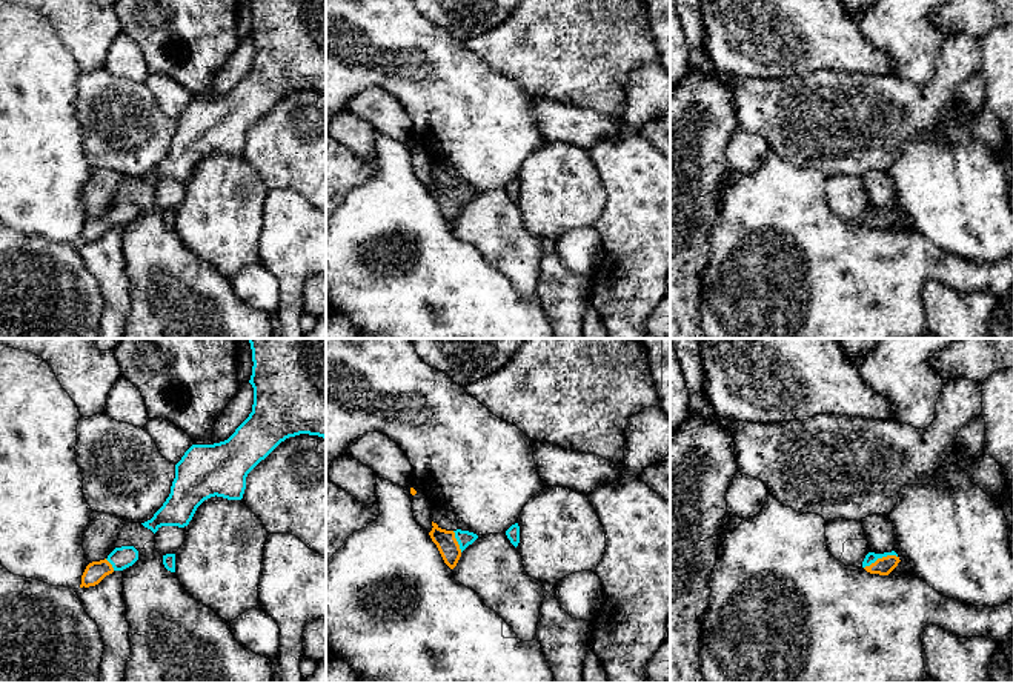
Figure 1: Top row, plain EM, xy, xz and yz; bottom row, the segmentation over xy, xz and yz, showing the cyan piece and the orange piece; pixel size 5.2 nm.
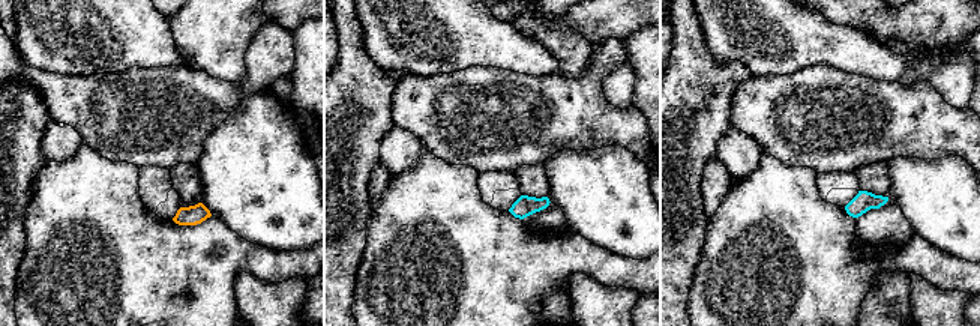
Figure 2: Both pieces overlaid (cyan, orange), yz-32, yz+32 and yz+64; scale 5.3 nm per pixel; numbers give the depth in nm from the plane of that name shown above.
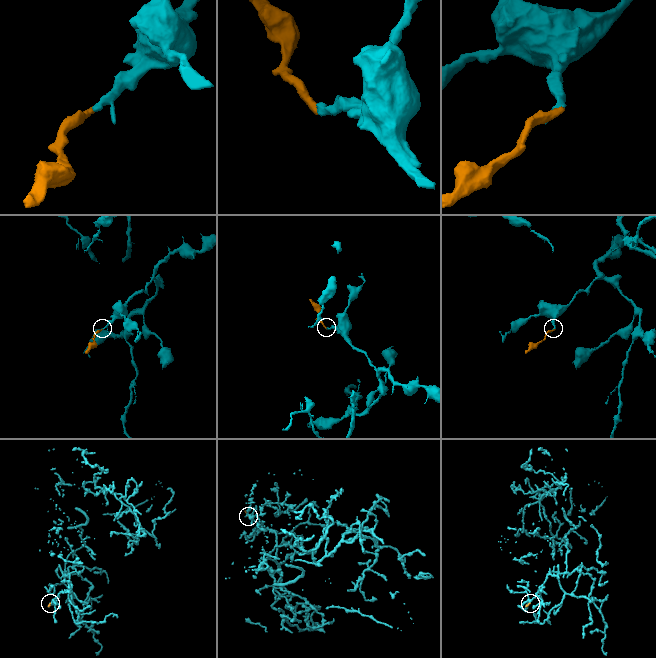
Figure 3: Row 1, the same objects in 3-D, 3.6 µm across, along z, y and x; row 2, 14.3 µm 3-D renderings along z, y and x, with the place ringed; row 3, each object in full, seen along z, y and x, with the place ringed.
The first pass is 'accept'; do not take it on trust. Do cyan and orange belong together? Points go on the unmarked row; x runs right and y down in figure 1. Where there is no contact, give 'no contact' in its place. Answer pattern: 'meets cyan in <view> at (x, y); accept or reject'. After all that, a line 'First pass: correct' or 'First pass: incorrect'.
meets cyan in yz at (880, 213); accept
First pass: correct

